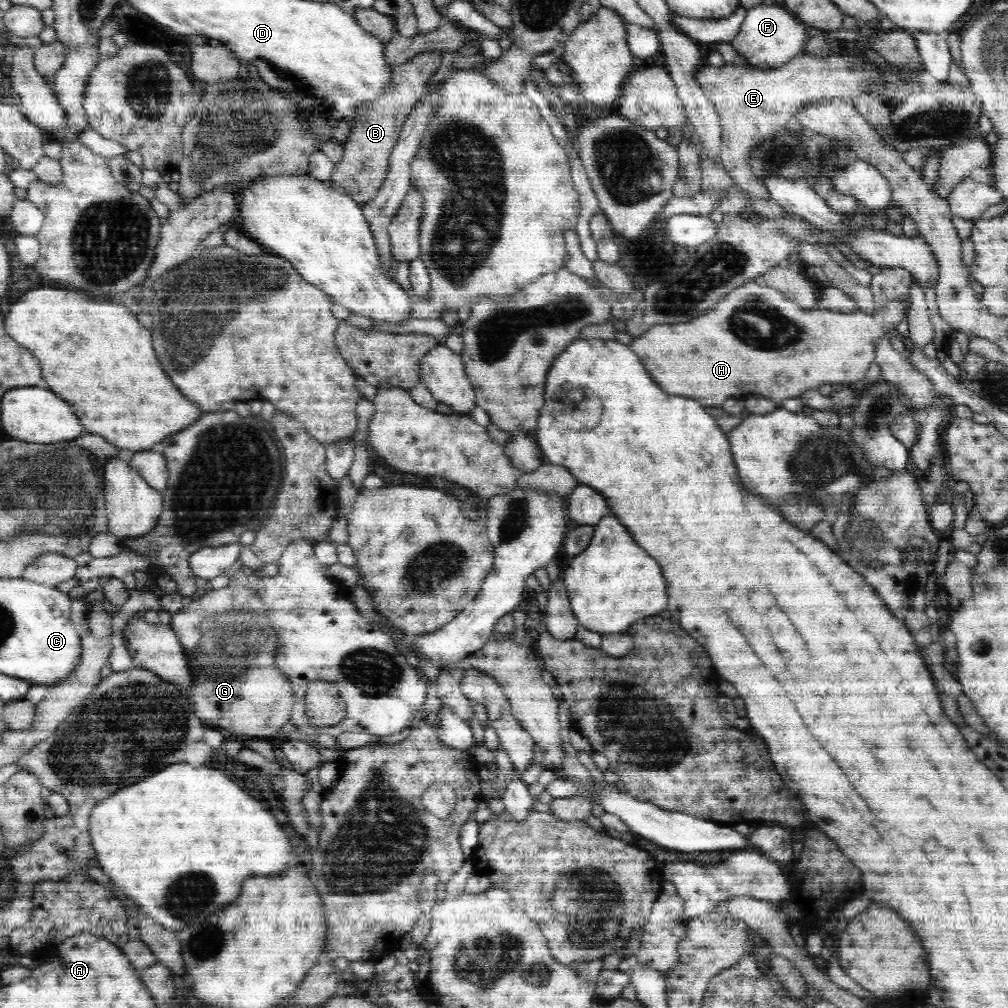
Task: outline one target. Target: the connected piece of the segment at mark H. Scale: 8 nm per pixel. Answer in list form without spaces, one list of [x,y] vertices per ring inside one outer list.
[[[753,279],[752,281],[746,282],[746,284],[742,284],[742,286],[734,288],[732,292],[726,294],[726,296],[716,304],[715,308],[707,311],[698,319],[694,319],[690,323],[652,326],[650,330],[638,336],[638,340],[634,337],[629,348],[633,354],[640,357],[640,361],[644,364],[646,371],[650,373],[650,377],[668,394],[690,397],[705,407],[714,407],[721,406],[724,400],[728,400],[730,396],[736,398],[736,396],[742,396],[748,394],[748,392],[752,392],[752,395],[765,396],[780,406],[781,402],[784,402],[786,398],[798,397],[800,393],[806,393],[807,390],[818,390],[823,384],[832,385],[834,383],[842,383],[843,386],[848,386],[858,382],[858,380],[864,379],[864,375],[868,372],[870,364],[875,362],[876,340],[878,340],[878,338],[887,338],[892,328],[897,328],[898,324],[903,320],[907,321],[909,310],[909,306],[903,304],[902,301],[894,301],[892,304],[878,307],[876,314],[832,312],[832,310],[823,309],[808,310],[795,304],[790,297],[782,294],[779,290],[762,284],[759,279]]]

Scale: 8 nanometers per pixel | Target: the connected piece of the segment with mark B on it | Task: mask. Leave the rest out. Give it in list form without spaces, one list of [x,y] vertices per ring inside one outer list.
[[[442,50],[421,51],[420,54],[406,60],[404,64],[394,66],[392,68],[392,86],[388,86],[388,90],[380,98],[376,98],[376,100],[372,100],[366,106],[360,106],[356,110],[356,118],[352,118],[352,130],[349,131],[348,142],[344,142],[344,154],[340,156],[340,162],[335,166],[330,183],[332,183],[332,187],[340,188],[348,194],[358,206],[364,206],[372,201],[372,198],[376,197],[378,189],[382,187],[384,180],[387,180],[390,154],[392,154],[392,150],[398,142],[398,136],[402,132],[404,121],[412,112],[415,104],[423,97],[426,83],[438,70],[440,58],[443,54],[444,51]]]

